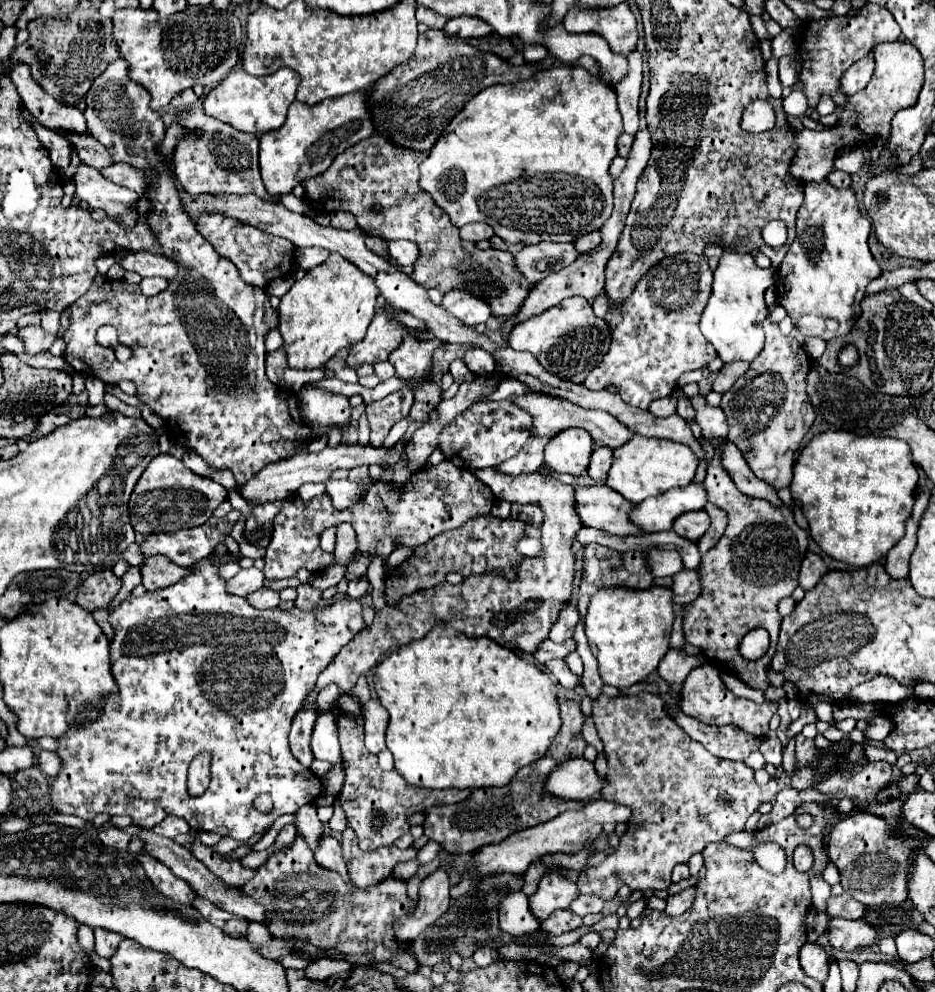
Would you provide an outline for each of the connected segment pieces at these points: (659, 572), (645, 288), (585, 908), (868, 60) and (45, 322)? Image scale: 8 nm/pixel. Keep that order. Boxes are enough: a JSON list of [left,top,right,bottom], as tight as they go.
[[648,549,684,577],[584,253,718,409],[570,895,604,917],[842,53,874,95],[41,311,60,333]]

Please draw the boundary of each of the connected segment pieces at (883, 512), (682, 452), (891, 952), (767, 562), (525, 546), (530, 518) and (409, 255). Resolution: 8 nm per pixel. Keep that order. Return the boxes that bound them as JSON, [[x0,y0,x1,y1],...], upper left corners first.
[[790,431,918,567],[606,435,698,505],[878,937,898,959],[682,395,808,689],[516,537,540,557],[512,505,542,527],[388,241,420,265]]

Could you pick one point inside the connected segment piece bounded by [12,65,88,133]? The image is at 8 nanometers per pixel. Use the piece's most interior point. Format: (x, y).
(51, 113)

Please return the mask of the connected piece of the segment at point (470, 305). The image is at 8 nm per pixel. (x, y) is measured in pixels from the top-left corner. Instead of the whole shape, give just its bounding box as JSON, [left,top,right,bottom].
[442,291,492,325]

